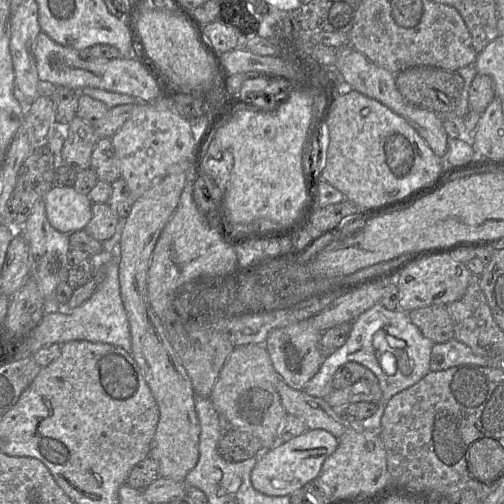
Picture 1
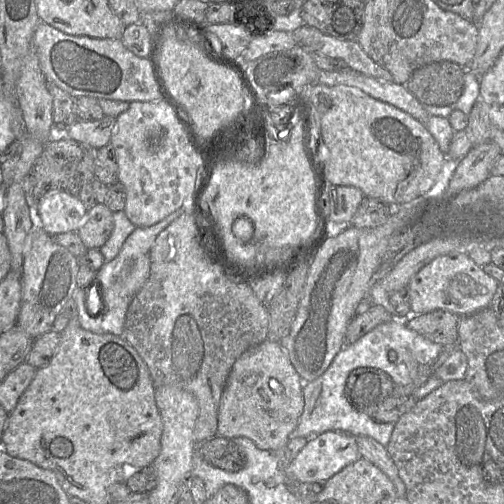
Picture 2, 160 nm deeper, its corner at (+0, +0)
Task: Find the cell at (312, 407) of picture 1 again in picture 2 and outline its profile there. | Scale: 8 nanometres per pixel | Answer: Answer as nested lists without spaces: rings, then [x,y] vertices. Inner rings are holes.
[[[355,436],[362,458],[379,468],[393,483],[398,498],[405,498],[406,487],[386,447],[369,436]]]

